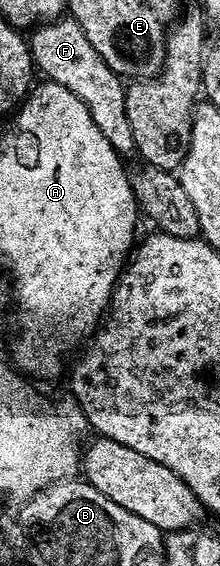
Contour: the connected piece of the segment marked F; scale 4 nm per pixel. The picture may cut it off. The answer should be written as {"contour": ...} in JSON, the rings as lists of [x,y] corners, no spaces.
{"contour":[[[57,18],[44,22],[31,33],[30,47],[35,67],[45,72],[47,79],[58,86],[66,86],[70,94],[74,94],[90,110],[90,118],[94,118],[94,126],[102,130],[102,138],[110,142],[110,146],[121,156],[128,158],[136,152],[134,133],[130,131],[130,118],[126,118],[126,84],[125,81],[90,46],[86,34],[82,34],[82,26],[71,18]]]}

